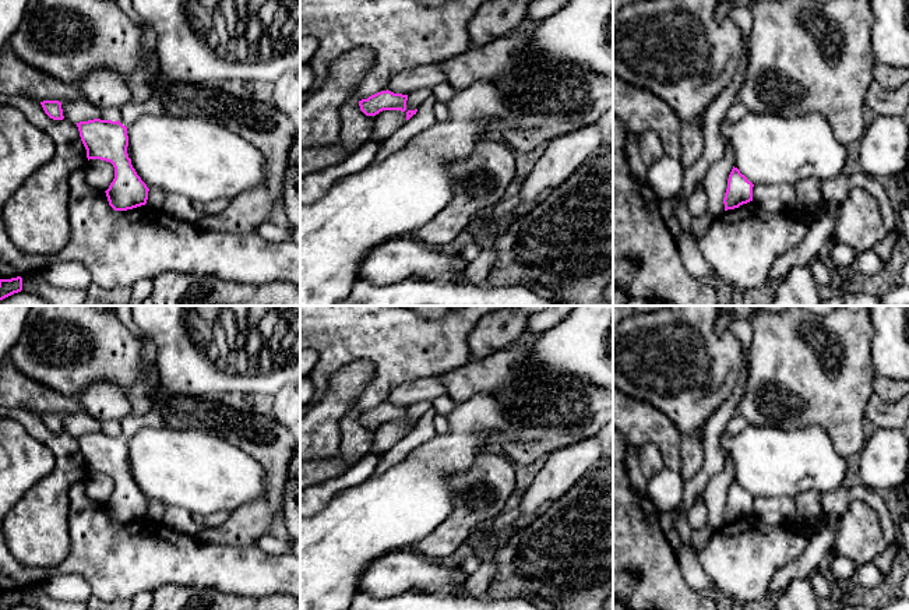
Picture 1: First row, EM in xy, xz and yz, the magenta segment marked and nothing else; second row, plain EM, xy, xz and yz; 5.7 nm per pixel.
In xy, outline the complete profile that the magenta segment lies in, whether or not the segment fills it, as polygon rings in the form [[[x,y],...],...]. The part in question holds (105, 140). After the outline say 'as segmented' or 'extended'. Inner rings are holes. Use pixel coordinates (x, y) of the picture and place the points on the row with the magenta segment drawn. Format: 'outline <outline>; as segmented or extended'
outline [[[152,95],[142,103],[128,103],[121,107],[117,121],[94,119],[75,123],[87,158],[110,162],[114,179],[105,191],[109,205],[114,211],[127,211],[147,204],[149,188],[137,174],[127,154],[127,127],[144,114],[166,114],[163,102]]]; extended

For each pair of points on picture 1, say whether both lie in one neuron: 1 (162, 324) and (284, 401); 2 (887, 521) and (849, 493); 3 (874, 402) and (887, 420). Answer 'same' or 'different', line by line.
1: different
2: same
3: same

